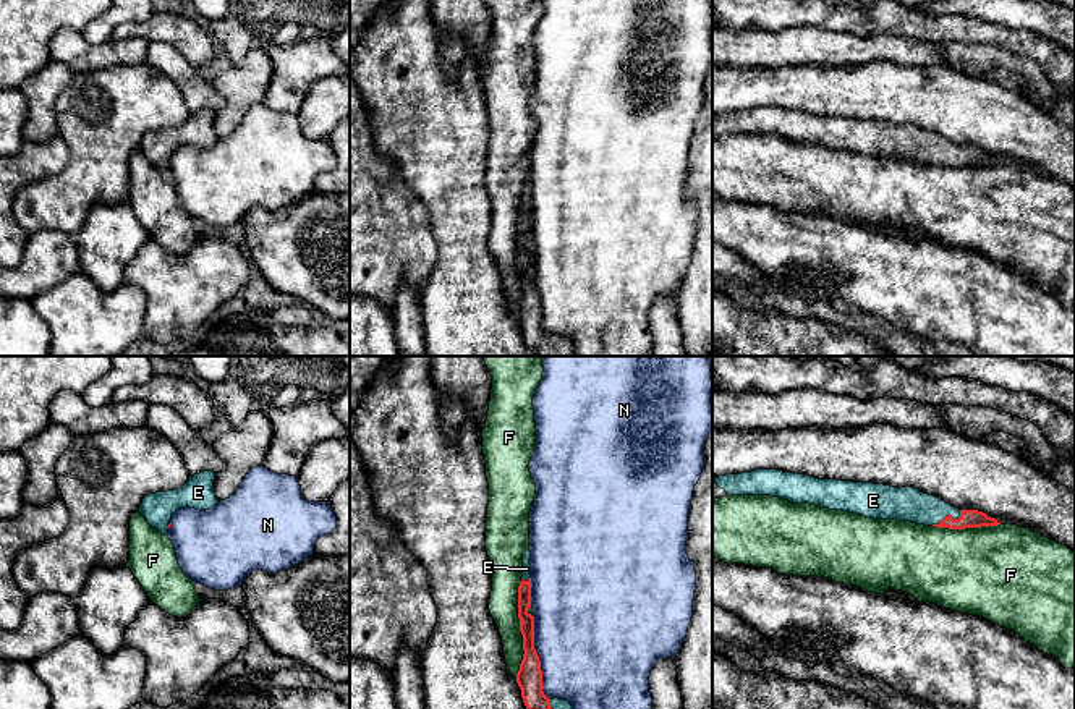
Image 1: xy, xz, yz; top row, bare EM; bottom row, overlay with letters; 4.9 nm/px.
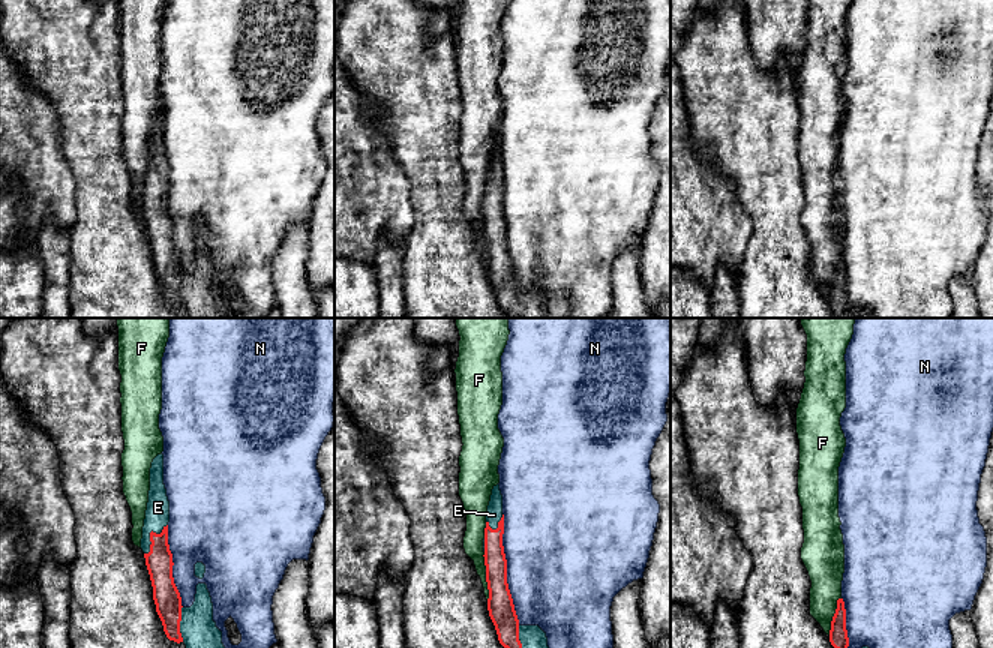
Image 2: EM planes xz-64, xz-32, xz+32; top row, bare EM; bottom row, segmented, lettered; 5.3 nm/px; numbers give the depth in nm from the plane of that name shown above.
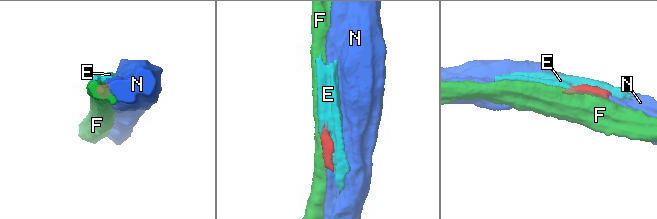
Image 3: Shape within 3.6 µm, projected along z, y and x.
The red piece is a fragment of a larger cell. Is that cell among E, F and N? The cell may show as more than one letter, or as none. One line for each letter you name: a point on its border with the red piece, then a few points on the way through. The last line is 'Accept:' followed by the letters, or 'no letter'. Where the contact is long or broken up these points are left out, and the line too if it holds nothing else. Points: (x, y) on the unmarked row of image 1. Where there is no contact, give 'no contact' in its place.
E: contact yz (949, 152)
Accept: E

